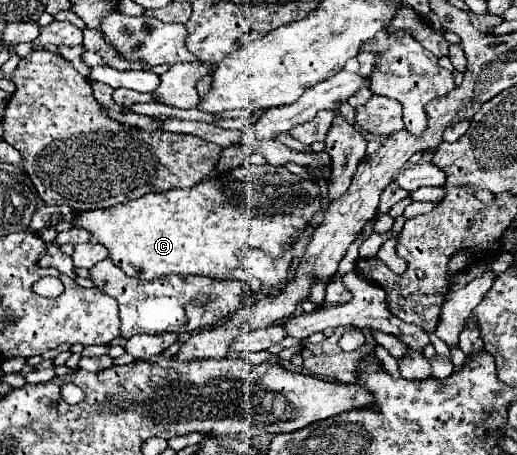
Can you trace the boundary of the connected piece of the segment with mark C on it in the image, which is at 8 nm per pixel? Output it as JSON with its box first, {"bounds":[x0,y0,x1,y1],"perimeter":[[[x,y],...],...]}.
{"bounds":[75,165,321,281],"perimeter":[[[245,165],[229,171],[223,177],[201,181],[191,189],[171,189],[165,193],[149,193],[135,201],[99,209],[81,211],[75,217],[75,225],[91,233],[91,241],[101,243],[109,251],[109,259],[127,275],[151,281],[169,273],[177,275],[213,275],[221,279],[235,279],[239,267],[239,251],[243,245],[263,249],[267,255],[277,257],[283,253],[283,245],[297,239],[299,231],[321,209],[319,185],[309,183],[285,167],[273,165]]]}

